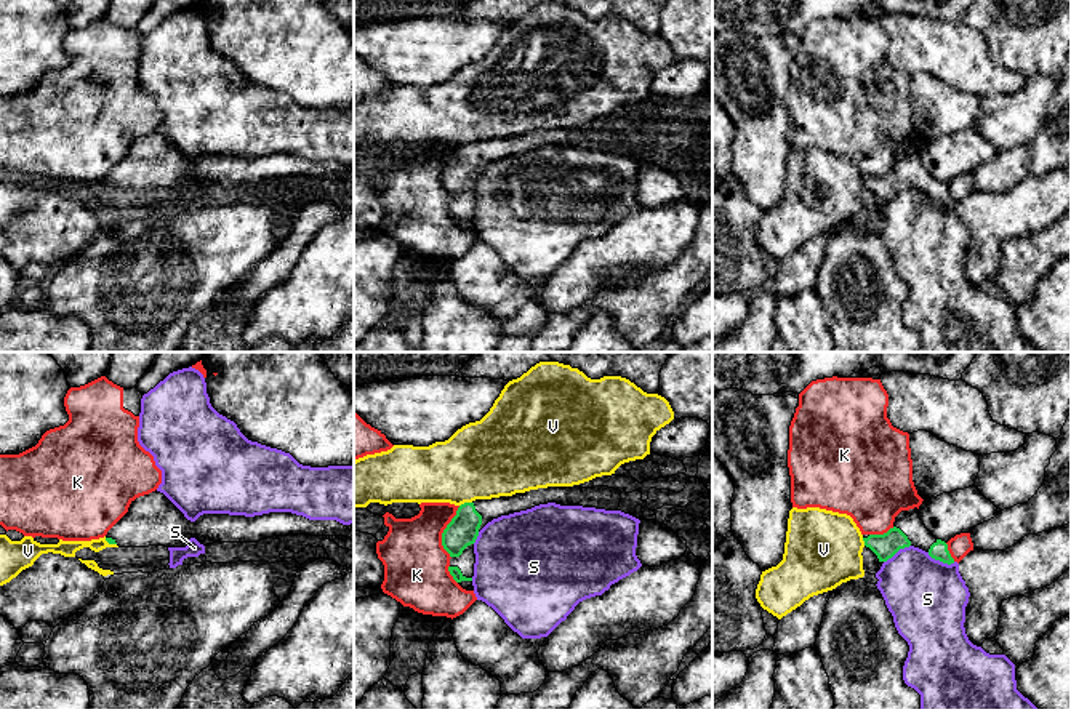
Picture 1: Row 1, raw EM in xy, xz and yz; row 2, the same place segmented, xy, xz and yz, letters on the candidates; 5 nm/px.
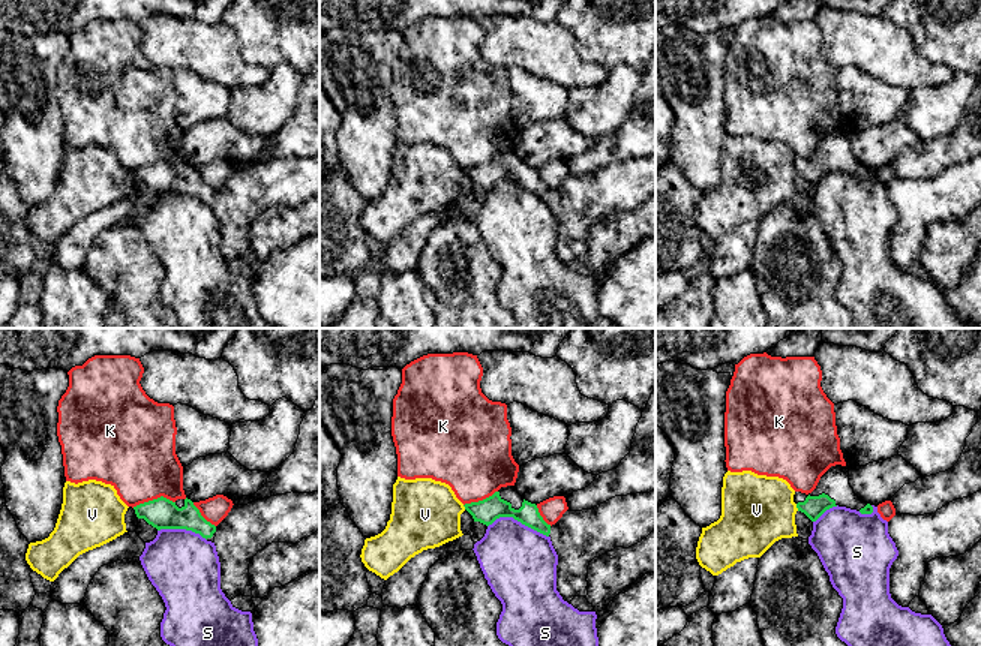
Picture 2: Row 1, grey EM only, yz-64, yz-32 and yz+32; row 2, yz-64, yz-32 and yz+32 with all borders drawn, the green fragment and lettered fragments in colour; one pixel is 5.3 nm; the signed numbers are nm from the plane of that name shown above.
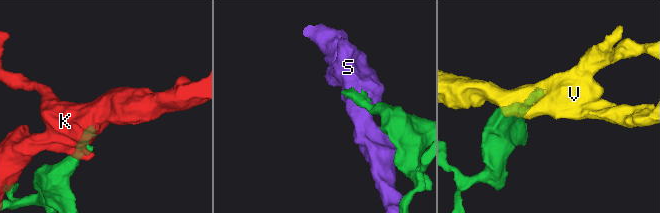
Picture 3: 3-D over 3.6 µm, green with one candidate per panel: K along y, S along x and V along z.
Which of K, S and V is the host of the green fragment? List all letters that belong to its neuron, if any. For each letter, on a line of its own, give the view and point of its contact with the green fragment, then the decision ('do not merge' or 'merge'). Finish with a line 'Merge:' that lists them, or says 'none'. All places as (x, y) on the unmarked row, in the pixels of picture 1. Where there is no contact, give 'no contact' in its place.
K: contact xz (444, 173); do not merge
S: contact yz (942, 202); do not merge
V: contact xz (465, 144); do not merge
Merge: none

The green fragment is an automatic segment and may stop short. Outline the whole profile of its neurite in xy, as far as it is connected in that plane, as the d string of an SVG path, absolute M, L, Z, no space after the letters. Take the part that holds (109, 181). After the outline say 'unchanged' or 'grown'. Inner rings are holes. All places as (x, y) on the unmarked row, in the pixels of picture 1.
M155 131L131 142L128 154L107 173L106 182L118 189L186 189L191 179L207 187L258 184L287 176L354 181L354 165L309 162L291 154L269 154L255 158L203 155L191 163L163 134Z | grown

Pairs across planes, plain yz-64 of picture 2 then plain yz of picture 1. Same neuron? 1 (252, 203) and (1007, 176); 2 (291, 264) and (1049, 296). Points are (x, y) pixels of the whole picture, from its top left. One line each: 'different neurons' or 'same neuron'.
1: different neurons
2: same neuron

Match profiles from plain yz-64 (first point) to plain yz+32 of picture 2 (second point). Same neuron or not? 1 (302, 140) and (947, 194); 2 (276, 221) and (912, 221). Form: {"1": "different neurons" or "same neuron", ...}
{"1": "different neurons", "2": "different neurons"}

